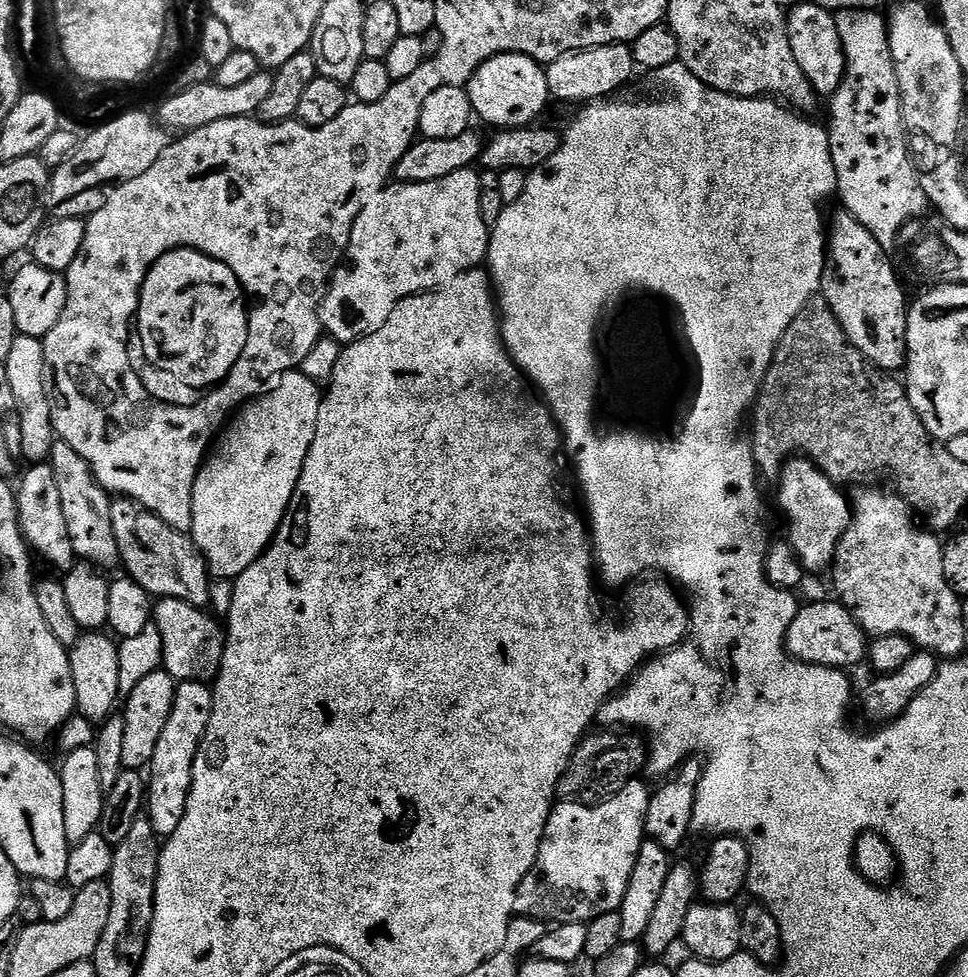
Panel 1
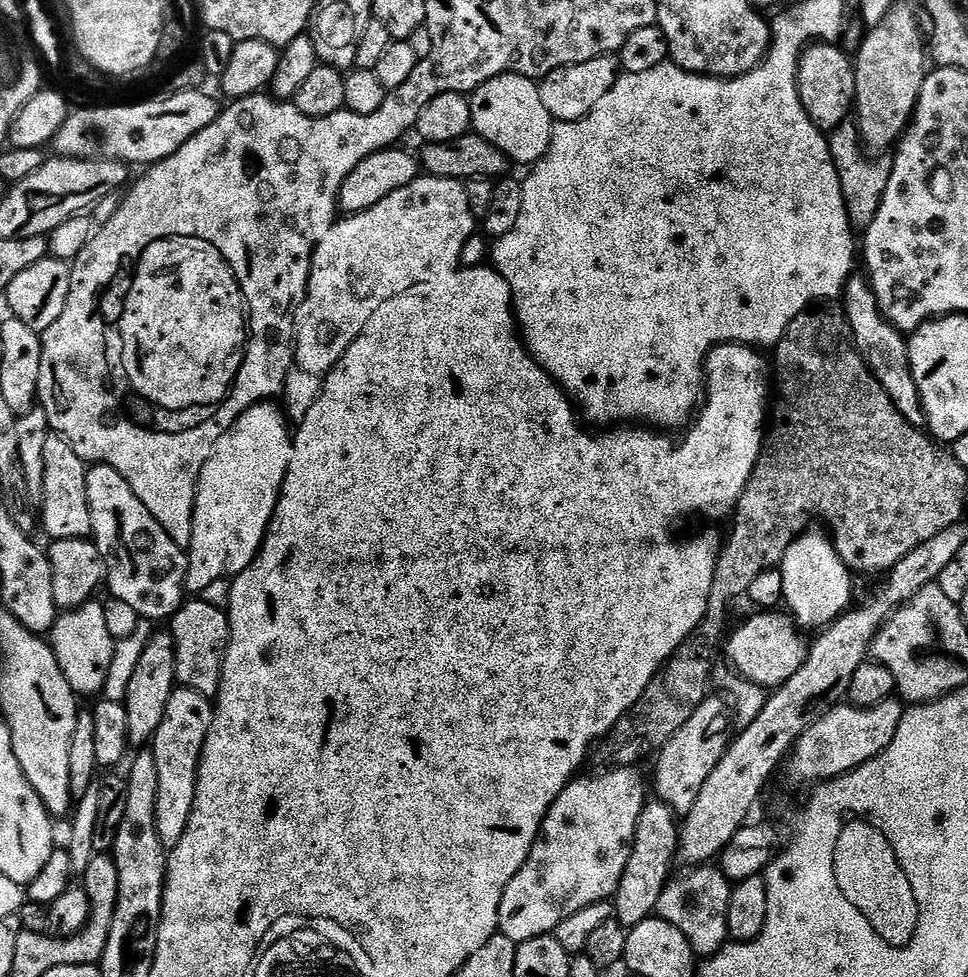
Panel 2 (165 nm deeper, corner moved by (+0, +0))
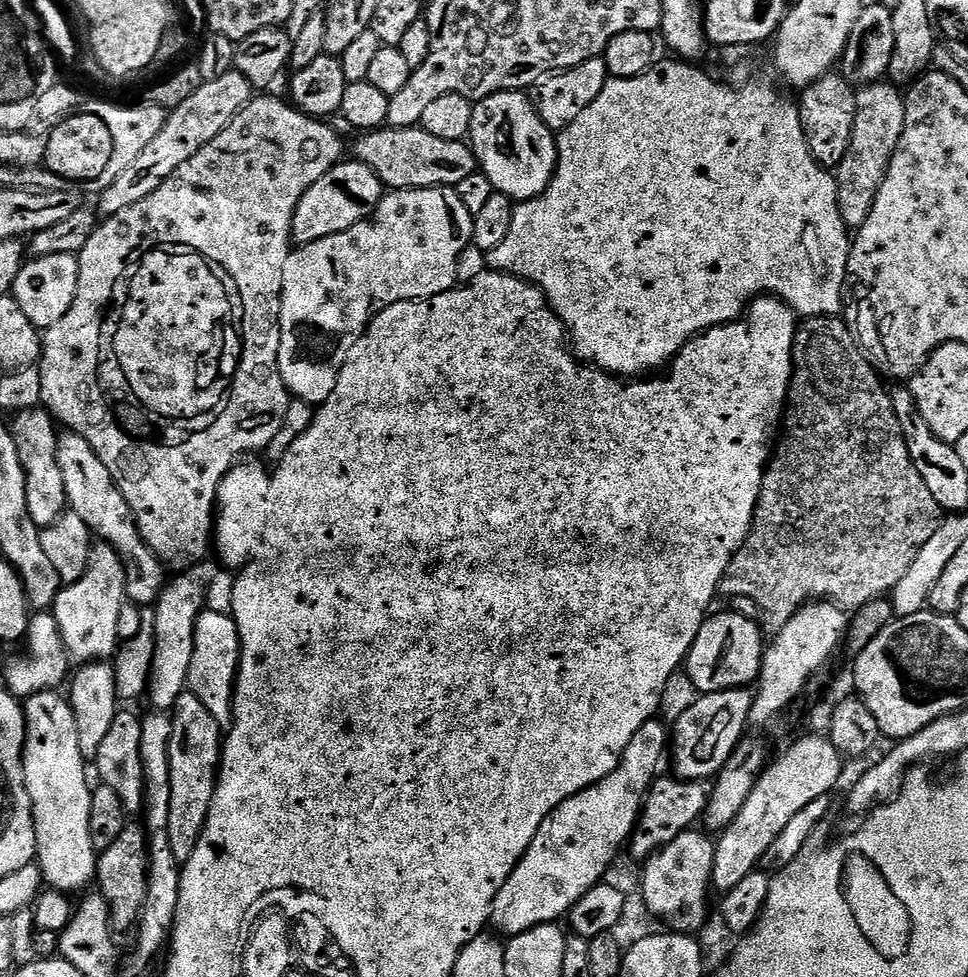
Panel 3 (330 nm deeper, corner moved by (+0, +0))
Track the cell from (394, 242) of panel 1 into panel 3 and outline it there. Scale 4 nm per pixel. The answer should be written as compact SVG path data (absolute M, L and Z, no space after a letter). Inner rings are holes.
M401 188L392 190L385 195L380 204L372 211L368 219L350 226L350 230L342 230L342 234L330 234L330 238L322 238L318 242L310 242L297 247L288 253L286 270L282 274L282 298L280 299L280 345L278 346L278 366L282 374L282 382L289 393L300 400L305 400L311 406L319 406L334 394L334 386L338 386L340 364L346 358L350 346L363 334L364 329L372 323L372 319L379 312L394 306L399 300L428 300L443 292L457 287L458 258L462 250L466 250L472 243L472 215L466 206L462 206L462 198L451 188Z

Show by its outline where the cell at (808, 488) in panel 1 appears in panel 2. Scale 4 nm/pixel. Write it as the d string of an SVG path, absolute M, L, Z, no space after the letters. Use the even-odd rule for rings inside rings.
M806 530L794 541L786 550L778 569L782 576L784 596L782 604L793 621L801 629L823 630L834 623L842 613L848 611L853 603L852 579L854 576L842 562L831 539L823 531L820 531L821 533L812 531Z

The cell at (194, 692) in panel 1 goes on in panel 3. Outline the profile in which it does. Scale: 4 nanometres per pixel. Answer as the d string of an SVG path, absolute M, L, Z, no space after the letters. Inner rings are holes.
M185 691L170 712L172 737L170 738L170 818L168 819L168 851L173 861L182 866L194 854L198 838L204 829L206 814L214 798L216 777L220 774L222 729L218 722L198 702L193 692Z

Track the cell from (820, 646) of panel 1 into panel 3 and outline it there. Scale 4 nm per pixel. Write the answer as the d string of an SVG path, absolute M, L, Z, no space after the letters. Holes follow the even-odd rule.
M731 610L715 612L705 619L698 630L686 661L688 680L700 694L755 685L760 679L760 667L764 661L766 636L761 625L755 619Z

